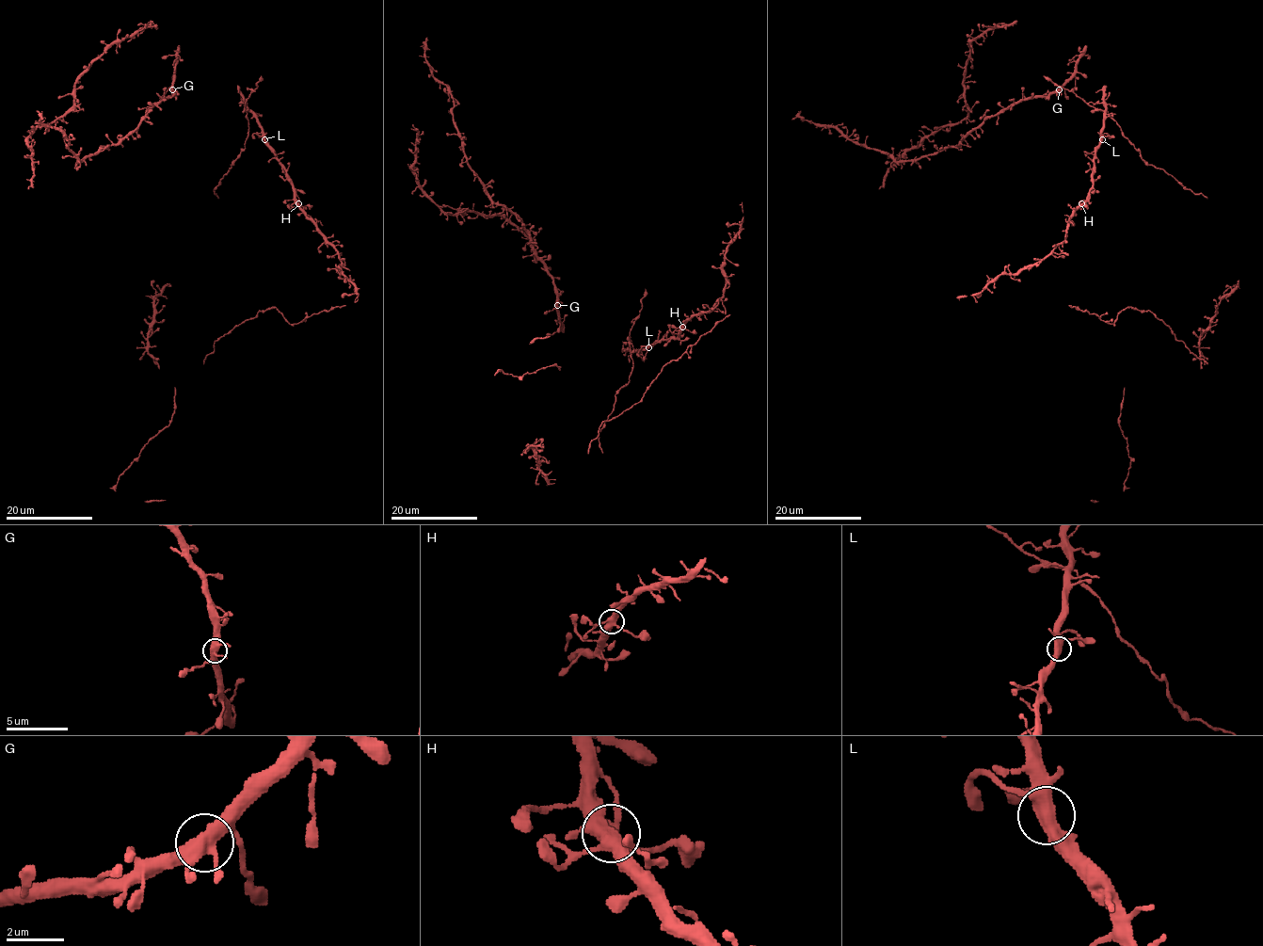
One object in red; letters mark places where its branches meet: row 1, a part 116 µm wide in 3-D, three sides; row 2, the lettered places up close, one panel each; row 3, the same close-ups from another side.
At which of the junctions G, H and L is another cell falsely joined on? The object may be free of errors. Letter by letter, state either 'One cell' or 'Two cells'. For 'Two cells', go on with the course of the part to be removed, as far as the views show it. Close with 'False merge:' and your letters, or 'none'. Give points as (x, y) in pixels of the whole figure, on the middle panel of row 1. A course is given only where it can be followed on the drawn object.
G: One cell
H: One cell
L: One cell
False merge: none

